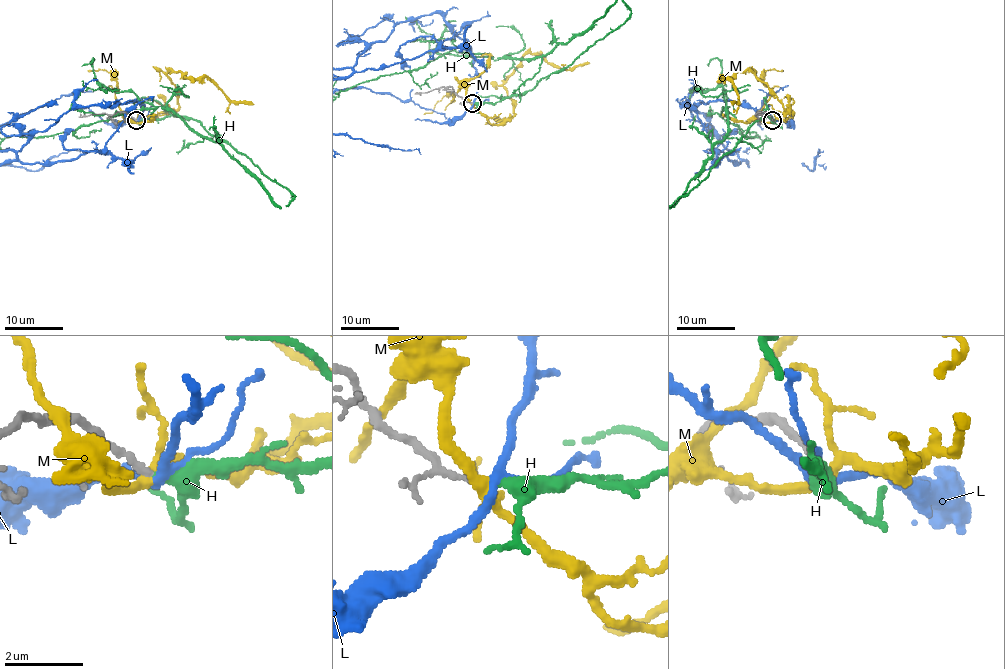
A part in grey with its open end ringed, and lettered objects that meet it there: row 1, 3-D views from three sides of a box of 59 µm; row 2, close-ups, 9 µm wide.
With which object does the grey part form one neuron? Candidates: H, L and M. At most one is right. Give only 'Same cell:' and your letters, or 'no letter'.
Same cell: H

